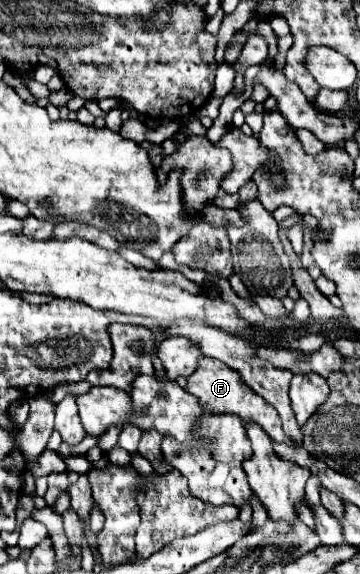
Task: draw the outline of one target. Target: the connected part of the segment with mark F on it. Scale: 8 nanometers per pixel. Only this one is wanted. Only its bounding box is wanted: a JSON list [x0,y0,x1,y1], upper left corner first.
[185,357,296,445]

